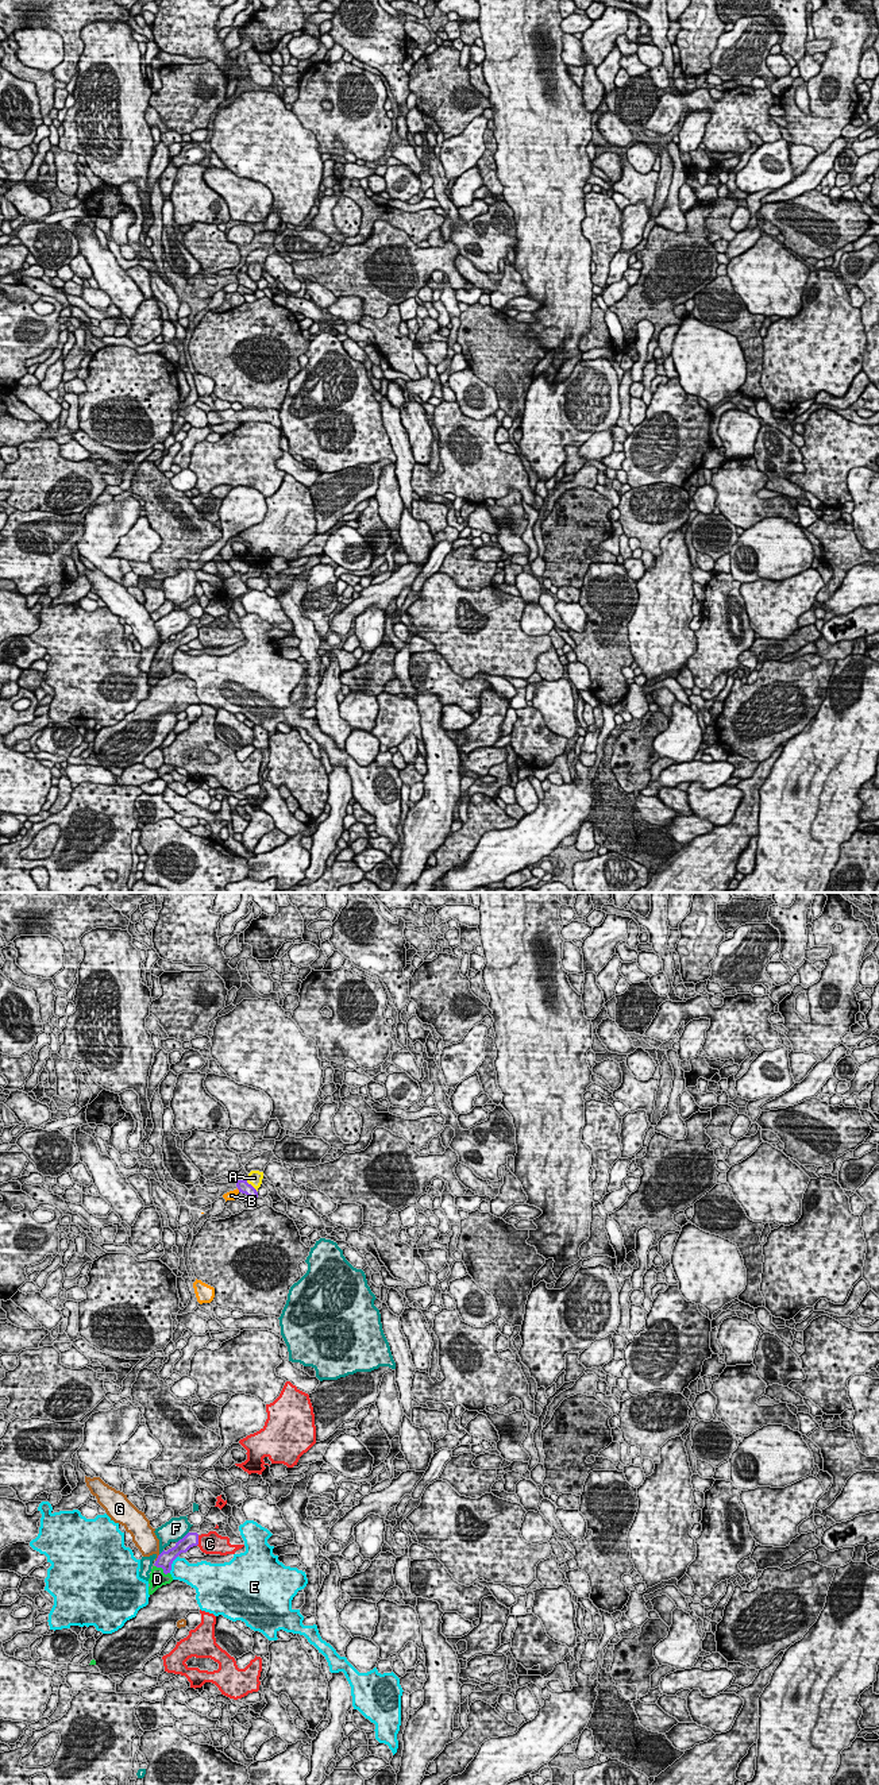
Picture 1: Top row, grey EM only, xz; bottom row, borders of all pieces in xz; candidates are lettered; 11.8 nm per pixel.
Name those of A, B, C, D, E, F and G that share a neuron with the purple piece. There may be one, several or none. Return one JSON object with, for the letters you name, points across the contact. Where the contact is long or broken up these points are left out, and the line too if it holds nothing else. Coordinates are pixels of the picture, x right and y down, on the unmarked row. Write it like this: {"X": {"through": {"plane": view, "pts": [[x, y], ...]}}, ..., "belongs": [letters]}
{"D": {"through": {"plane": "xz", "pts": [[165, 652], [164, 663], [157, 671]]}}, "belongs": ["D"]}

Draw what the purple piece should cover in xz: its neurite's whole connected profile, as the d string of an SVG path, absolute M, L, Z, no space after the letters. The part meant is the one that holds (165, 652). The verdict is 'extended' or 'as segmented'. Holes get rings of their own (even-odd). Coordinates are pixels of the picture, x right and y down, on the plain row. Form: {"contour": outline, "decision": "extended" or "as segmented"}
{"contour": "M188 625L182 632L180 632L174 640L167 644L162 644L150 666L149 671L149 687L153 687L162 678L170 676L173 670L170 667L173 654L181 647L186 645L190 640L198 637L198 627Z", "decision": "extended"}

